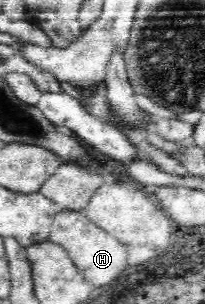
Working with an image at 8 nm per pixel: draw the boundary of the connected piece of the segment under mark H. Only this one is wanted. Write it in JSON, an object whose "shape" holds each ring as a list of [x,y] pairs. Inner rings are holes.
{"shape":[[[61,209],[55,212],[48,241],[65,248],[73,263],[94,286],[112,282],[128,266],[124,245],[114,235],[94,224],[83,211]]]}

